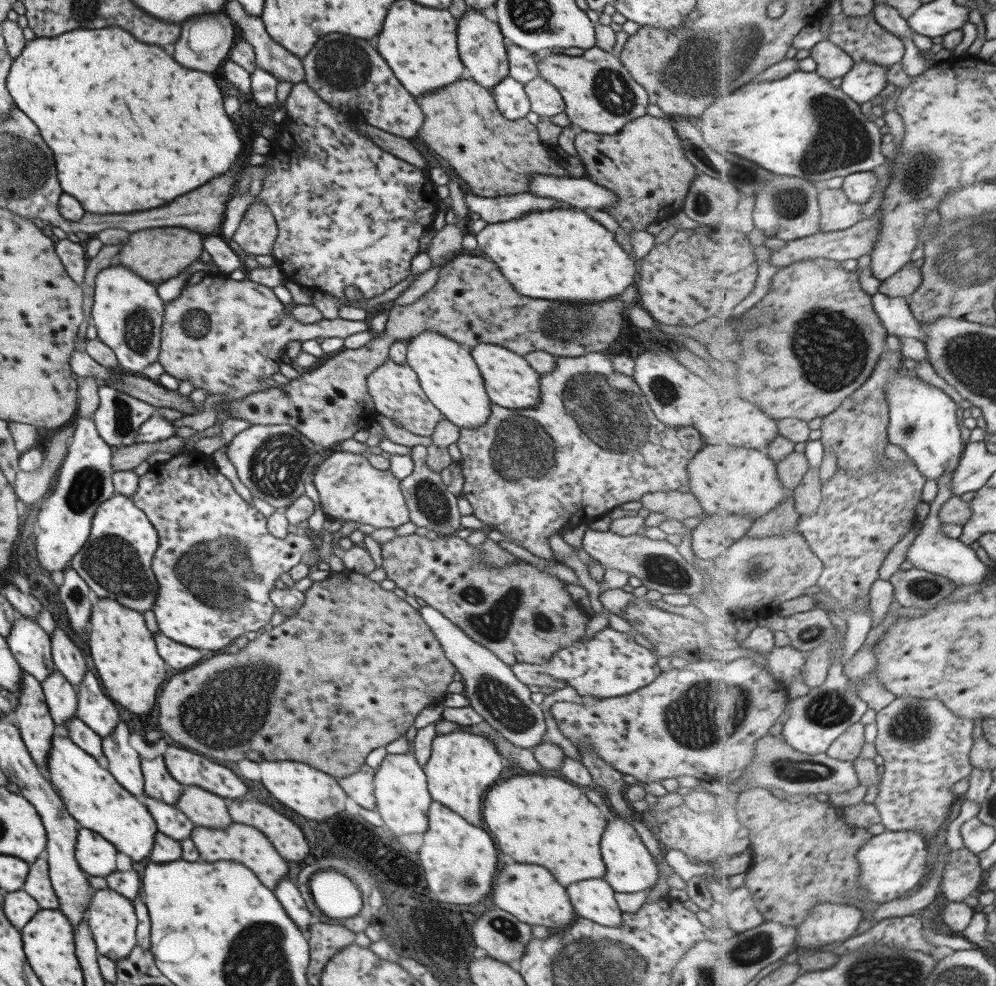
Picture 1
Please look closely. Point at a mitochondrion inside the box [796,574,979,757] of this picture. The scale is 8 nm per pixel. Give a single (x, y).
(829, 709)

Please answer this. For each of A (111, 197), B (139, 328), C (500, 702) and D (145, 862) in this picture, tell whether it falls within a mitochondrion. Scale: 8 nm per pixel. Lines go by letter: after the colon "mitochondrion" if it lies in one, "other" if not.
A: other
B: mitochondrion
C: mitochondrion
D: other

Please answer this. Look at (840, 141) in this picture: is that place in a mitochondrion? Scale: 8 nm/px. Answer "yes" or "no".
yes

